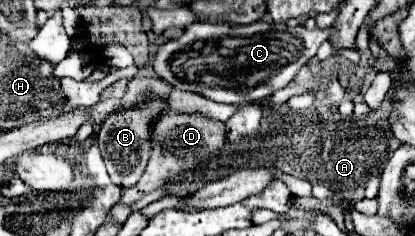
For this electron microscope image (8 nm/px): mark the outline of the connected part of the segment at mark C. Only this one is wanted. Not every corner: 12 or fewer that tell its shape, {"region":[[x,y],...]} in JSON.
{"region":[[196,21],[154,69],[216,103],[264,101],[332,27]]}

